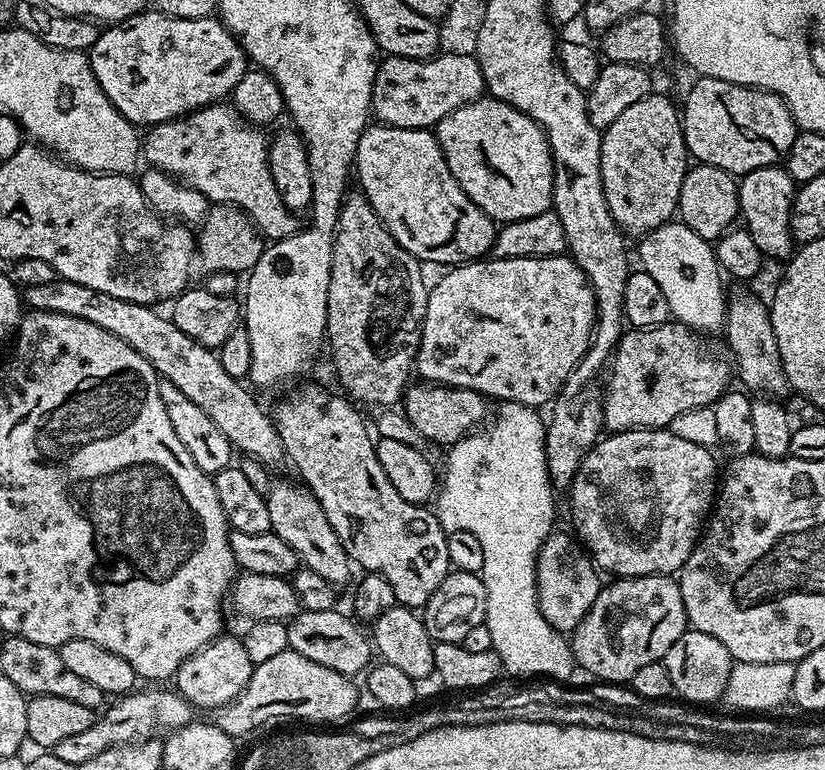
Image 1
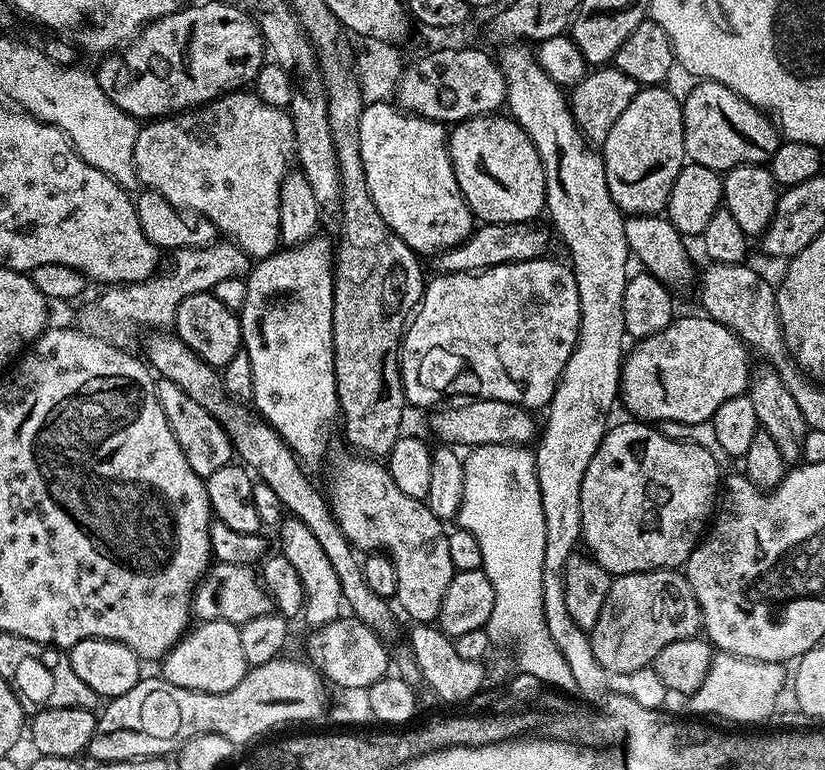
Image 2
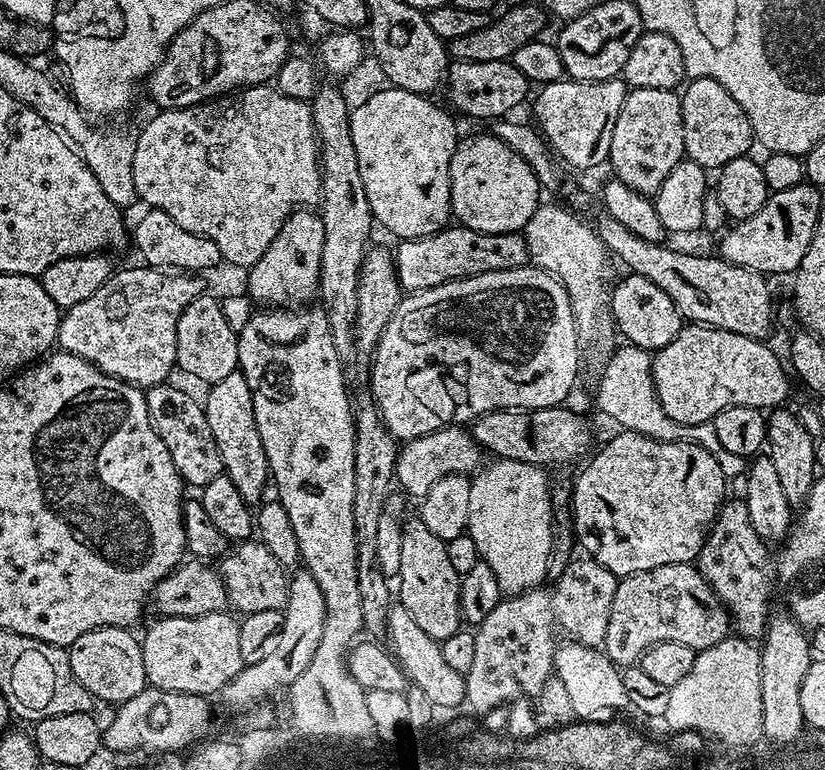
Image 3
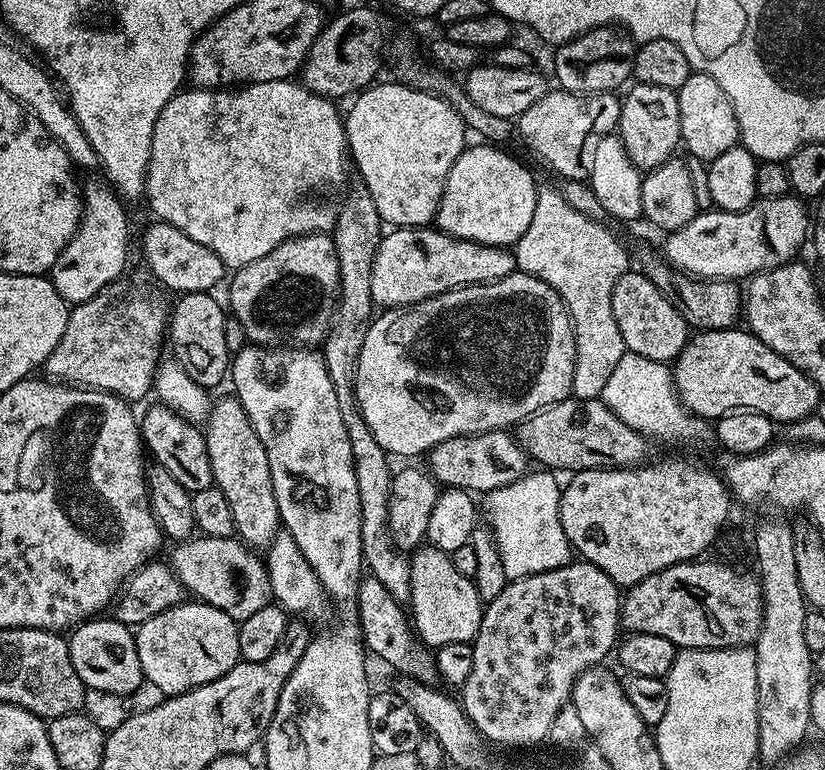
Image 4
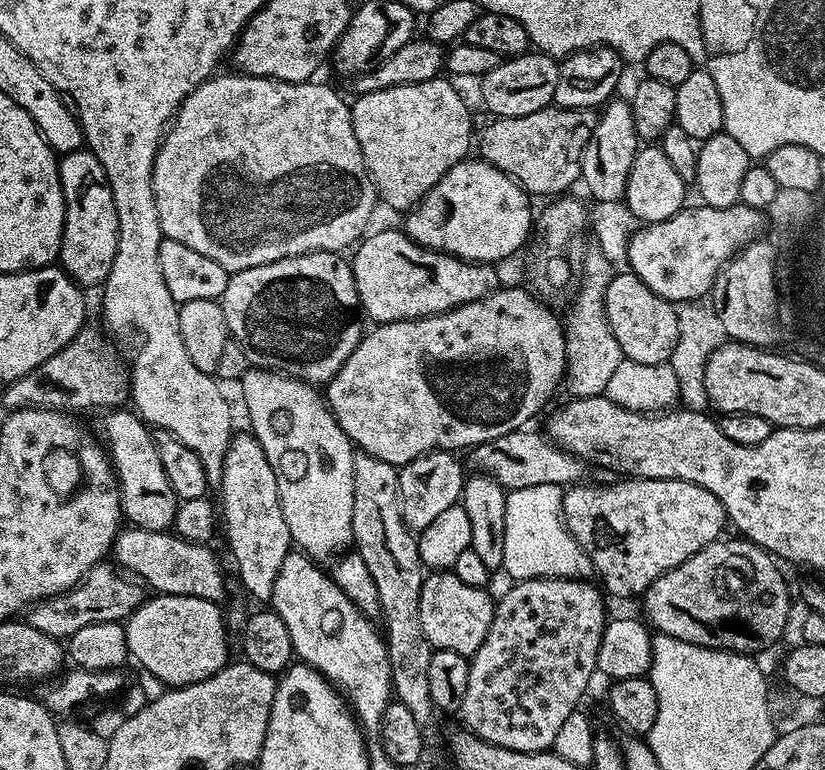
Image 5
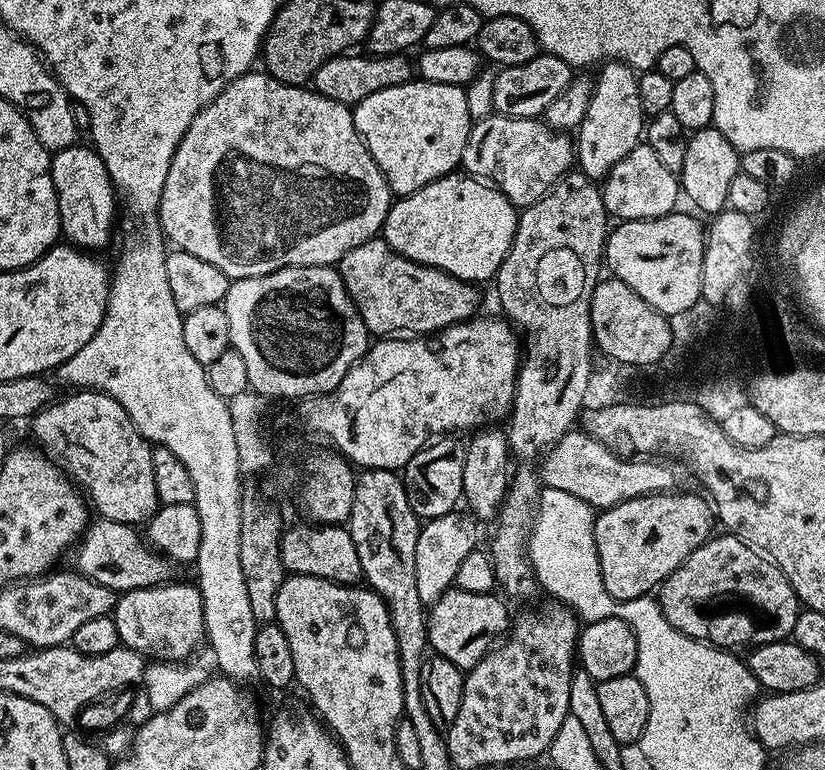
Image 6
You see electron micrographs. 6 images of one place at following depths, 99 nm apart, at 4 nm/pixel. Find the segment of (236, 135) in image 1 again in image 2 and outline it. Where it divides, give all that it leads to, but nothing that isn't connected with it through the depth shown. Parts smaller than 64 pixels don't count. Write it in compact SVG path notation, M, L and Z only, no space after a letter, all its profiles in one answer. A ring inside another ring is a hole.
M237 90L228 92L224 96L219 96L216 100L211 100L209 104L202 104L198 108L177 112L171 116L157 118L145 123L136 133L134 142L134 166L136 167L136 179L145 189L162 194L166 202L170 202L176 208L187 210L195 215L204 216L212 223L217 233L223 234L233 244L237 244L249 258L253 261L265 260L277 251L280 244L280 223L278 222L278 202L280 201L280 187L284 177L290 171L290 165L294 160L296 151L296 141L294 139L294 126L292 125L291 115L283 108L275 108L262 98L257 96L252 90Z

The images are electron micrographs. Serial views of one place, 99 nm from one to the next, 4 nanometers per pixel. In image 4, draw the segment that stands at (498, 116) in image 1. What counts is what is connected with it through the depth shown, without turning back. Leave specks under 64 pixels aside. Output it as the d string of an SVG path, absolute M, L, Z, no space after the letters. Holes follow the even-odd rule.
M488 142L465 147L444 183L444 196L434 221L439 231L499 248L514 246L522 238L534 215L538 182L522 161L504 151L508 150Z

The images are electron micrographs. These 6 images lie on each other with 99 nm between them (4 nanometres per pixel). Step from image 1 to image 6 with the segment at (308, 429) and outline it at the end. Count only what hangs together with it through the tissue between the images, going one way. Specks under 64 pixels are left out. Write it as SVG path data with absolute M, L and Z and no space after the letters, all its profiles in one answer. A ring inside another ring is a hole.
M449 588L426 612L429 649L437 656L450 658L450 662L462 670L478 666L478 662L482 662L482 658L497 647L498 641L509 631L510 615L503 602L499 595L490 592L470 594L470 590Z

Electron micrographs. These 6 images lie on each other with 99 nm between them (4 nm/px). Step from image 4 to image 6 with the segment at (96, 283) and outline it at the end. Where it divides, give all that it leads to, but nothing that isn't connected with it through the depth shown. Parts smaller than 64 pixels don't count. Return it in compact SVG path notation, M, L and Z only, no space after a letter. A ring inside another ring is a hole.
M80 147L62 148L52 156L52 181L58 198L60 230L67 243L81 250L100 250L96 248L104 248L112 240L112 223L118 220L118 197L96 149Z

